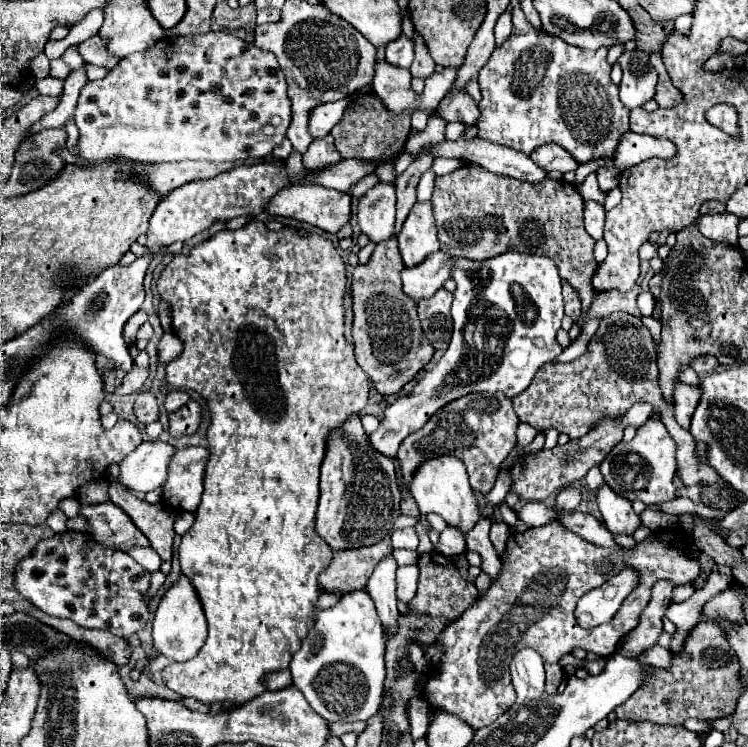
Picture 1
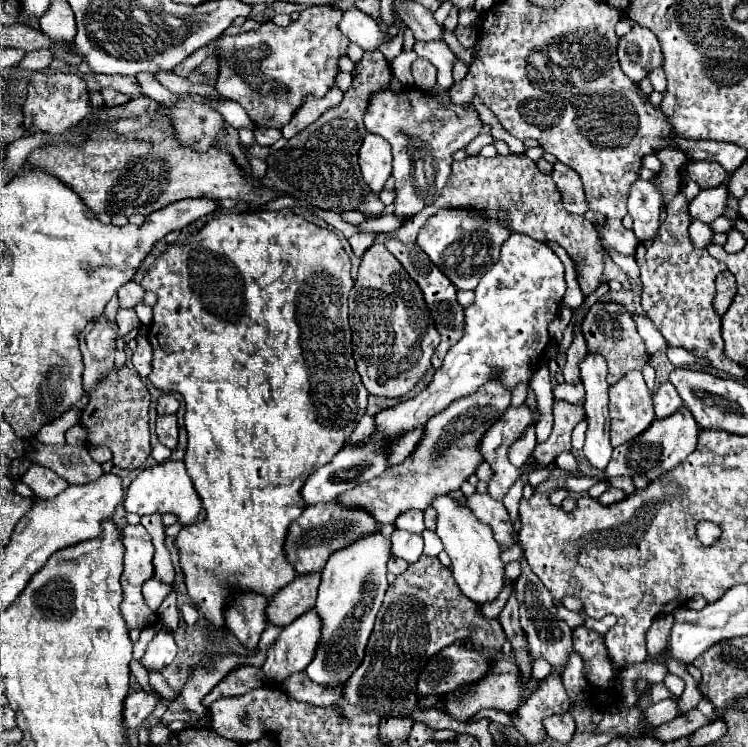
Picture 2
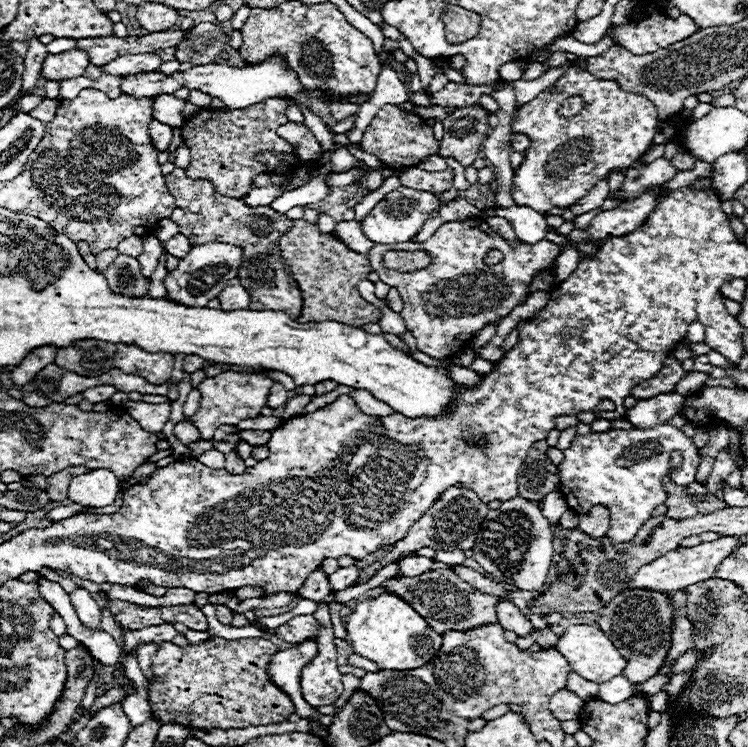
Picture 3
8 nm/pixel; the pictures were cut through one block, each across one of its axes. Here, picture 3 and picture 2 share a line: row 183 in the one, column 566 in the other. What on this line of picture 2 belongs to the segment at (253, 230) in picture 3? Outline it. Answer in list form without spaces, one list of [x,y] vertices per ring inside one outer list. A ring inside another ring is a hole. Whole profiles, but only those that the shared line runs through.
[[[562,162],[554,164],[554,170],[550,176],[558,184],[558,190],[562,192],[564,208],[572,214],[584,214],[588,210],[588,204],[584,198],[580,176],[572,168],[566,168]]]

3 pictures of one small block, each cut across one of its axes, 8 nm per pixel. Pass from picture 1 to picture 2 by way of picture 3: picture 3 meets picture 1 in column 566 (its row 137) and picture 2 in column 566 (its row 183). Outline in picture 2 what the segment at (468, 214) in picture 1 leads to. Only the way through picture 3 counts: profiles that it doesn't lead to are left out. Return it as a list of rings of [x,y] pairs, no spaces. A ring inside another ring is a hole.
[[[470,156],[462,162],[452,164],[452,174],[440,194],[440,198],[418,212],[414,218],[406,220],[398,230],[388,234],[378,234],[376,244],[384,244],[386,240],[402,240],[404,244],[412,244],[420,232],[420,228],[426,224],[434,212],[440,210],[466,210],[466,212],[482,212],[486,216],[494,216],[502,224],[508,226],[510,234],[528,234],[530,238],[544,240],[544,242],[556,242],[562,246],[570,258],[576,262],[576,274],[578,284],[584,296],[590,296],[598,290],[602,270],[604,270],[604,250],[600,244],[600,238],[584,216],[570,214],[562,208],[562,196],[558,196],[558,188],[554,180],[550,180],[550,174],[544,174],[538,170],[538,164],[526,156]]]

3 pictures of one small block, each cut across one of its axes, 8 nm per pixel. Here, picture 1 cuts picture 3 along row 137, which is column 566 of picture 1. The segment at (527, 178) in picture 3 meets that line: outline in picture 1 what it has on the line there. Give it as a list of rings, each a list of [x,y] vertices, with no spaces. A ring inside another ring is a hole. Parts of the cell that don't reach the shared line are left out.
[[[558,520],[528,528],[522,534],[510,534],[498,578],[470,610],[454,622],[448,622],[434,642],[442,648],[442,658],[430,668],[422,690],[428,706],[456,714],[474,730],[488,726],[516,702],[508,664],[522,648],[534,648],[542,656],[546,668],[546,692],[558,694],[560,682],[564,680],[560,660],[566,654],[575,648],[602,658],[614,654],[620,638],[638,626],[638,618],[650,602],[650,590],[656,580],[668,578],[674,586],[696,580],[700,566],[686,558],[686,544],[688,538],[684,532],[660,532],[656,538],[636,544],[634,550],[626,550],[630,564],[634,564],[634,568],[638,566],[638,572],[642,572],[642,584],[630,592],[608,624],[584,630],[574,618],[574,606],[578,604],[578,598],[592,588],[602,586],[614,576],[614,572],[618,572],[618,564],[622,564],[618,552],[582,540]]]

